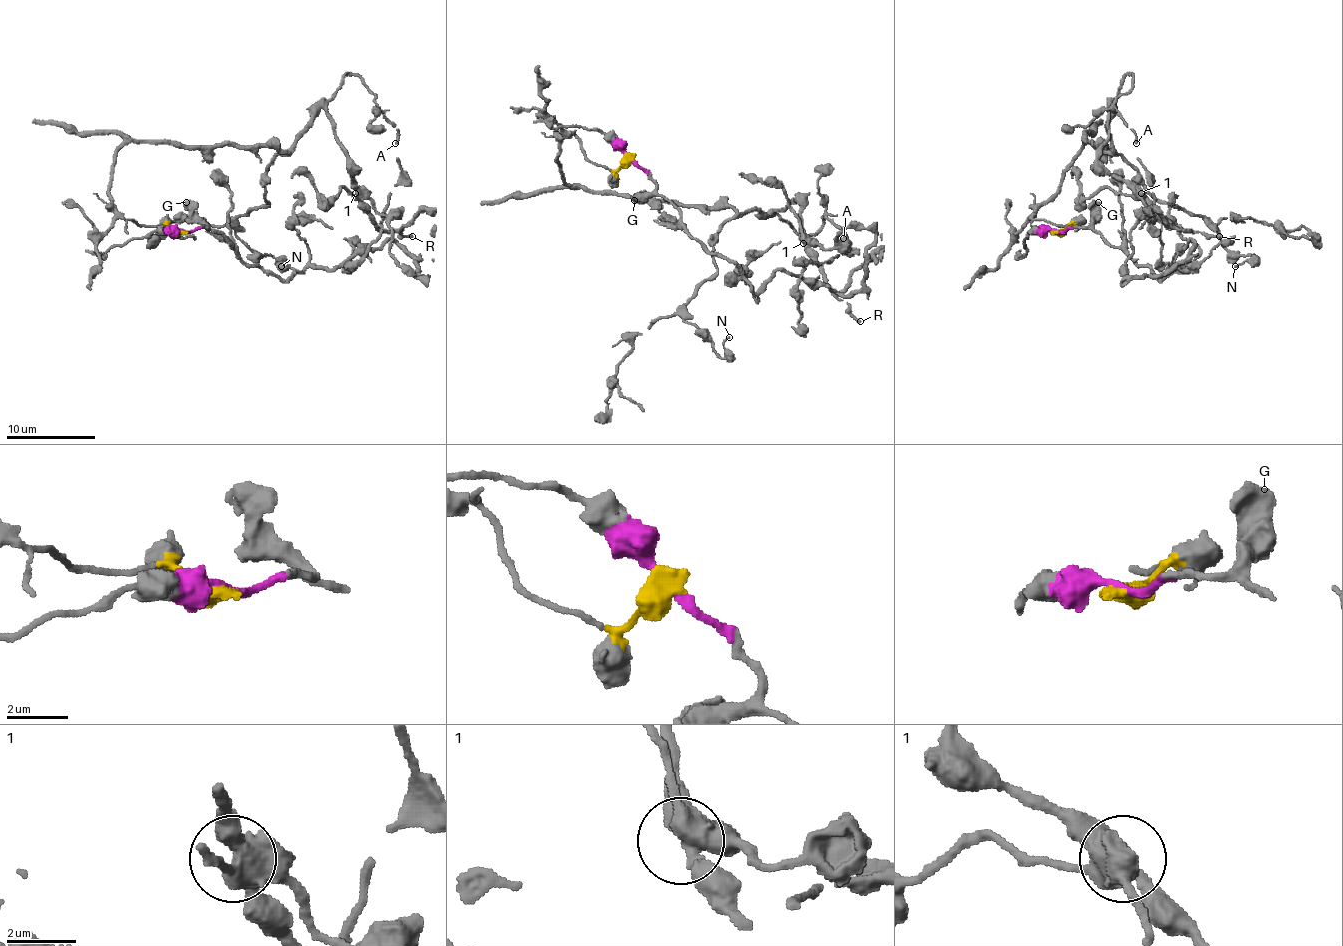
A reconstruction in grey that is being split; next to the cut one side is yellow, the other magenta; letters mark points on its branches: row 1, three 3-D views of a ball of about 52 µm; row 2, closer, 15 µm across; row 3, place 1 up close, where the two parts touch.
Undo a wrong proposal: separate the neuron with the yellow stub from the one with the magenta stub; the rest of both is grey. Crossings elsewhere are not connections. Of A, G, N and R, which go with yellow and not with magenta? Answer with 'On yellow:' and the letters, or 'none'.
On yellow: A, N, R

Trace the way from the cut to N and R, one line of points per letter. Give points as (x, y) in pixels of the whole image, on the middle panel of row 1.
N: (629, 158), (594, 165), (570, 134), (558, 165), (594, 192), (734, 212), (683, 318), (723, 358), (729, 336)
R: (629, 158), (594, 165), (570, 134), (558, 165), (594, 192), (769, 214), (796, 200), (801, 238), (861, 320)

